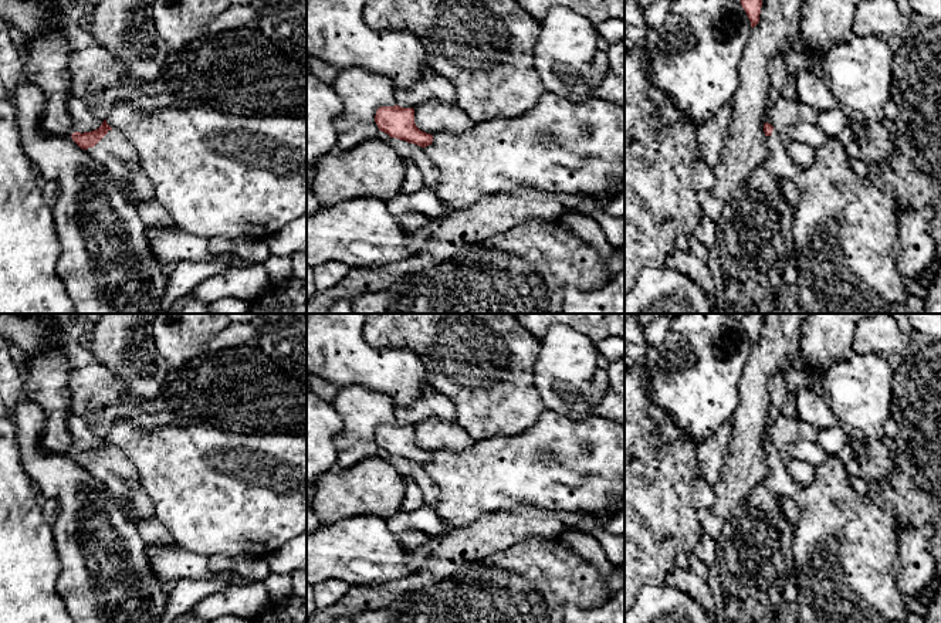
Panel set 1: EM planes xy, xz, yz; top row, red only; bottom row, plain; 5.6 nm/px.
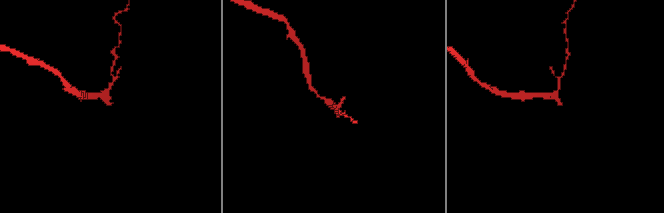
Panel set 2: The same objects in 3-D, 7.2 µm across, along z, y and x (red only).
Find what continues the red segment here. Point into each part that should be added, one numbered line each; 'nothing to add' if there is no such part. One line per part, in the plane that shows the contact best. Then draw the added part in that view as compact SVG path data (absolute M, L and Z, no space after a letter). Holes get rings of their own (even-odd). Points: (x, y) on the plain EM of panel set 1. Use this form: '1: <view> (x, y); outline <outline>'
1: xy (114, 469); outline M112 447L87 470L95 475L114 495L125 498L133 488L141 485L135 464L123 451Z

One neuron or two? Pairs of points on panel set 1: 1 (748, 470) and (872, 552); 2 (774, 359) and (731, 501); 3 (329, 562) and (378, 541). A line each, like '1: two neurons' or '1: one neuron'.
1: two neurons
2: one neuron
3: one neuron

